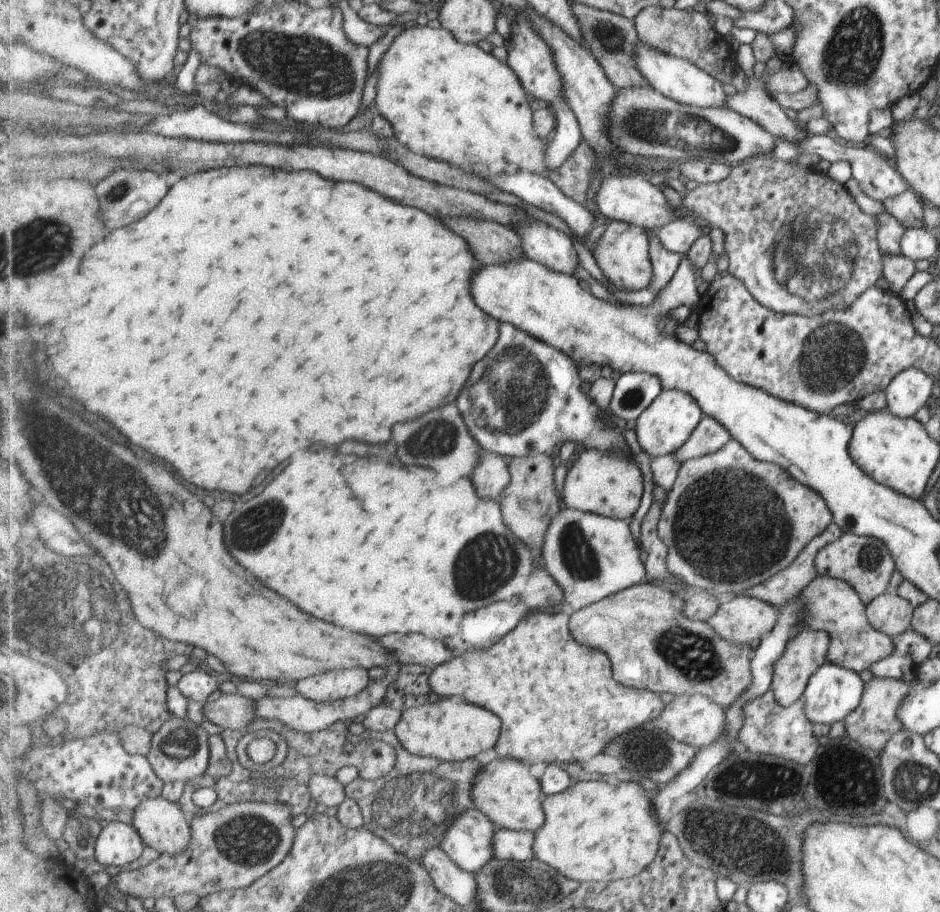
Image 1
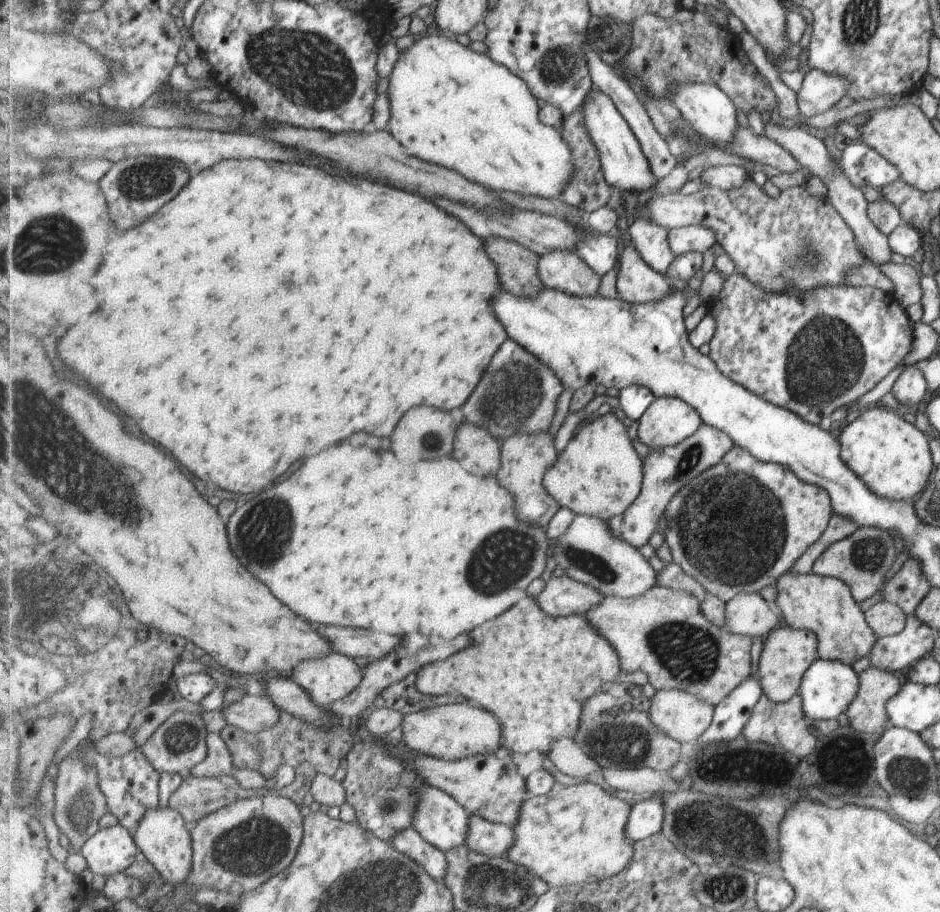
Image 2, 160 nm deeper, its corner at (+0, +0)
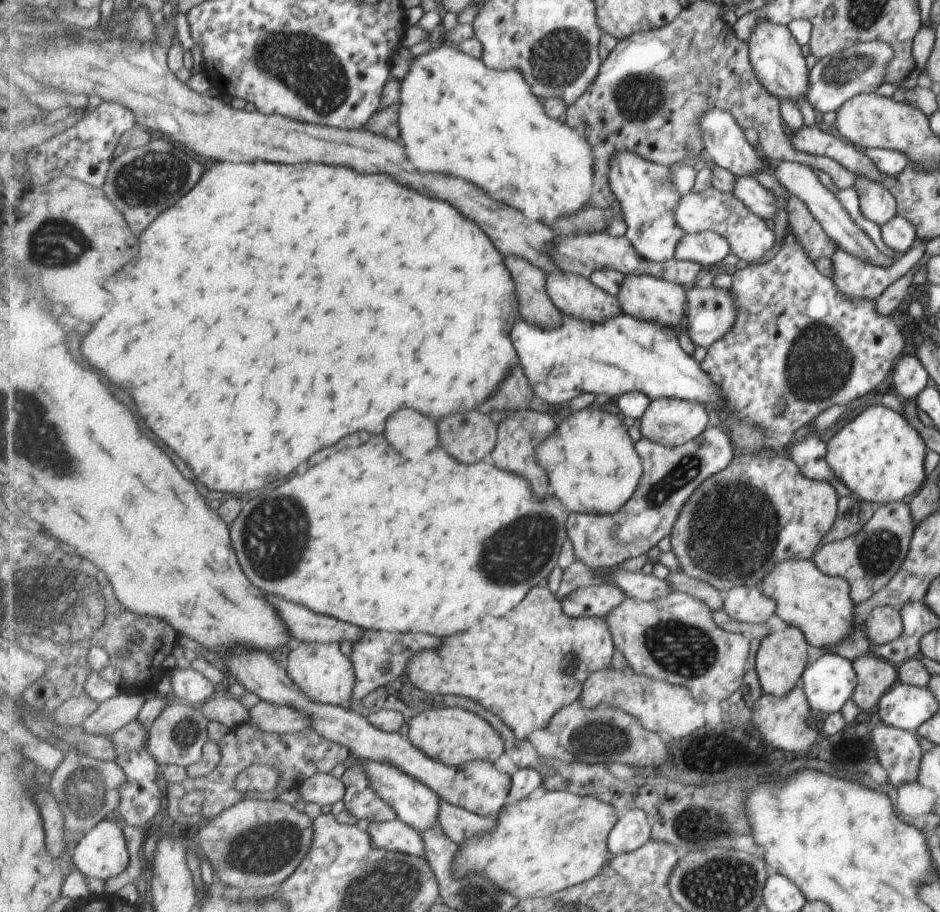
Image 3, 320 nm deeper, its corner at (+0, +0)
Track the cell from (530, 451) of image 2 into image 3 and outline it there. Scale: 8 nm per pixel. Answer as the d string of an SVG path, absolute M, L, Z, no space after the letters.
M521 411L513 416L498 418L498 441L493 449L490 461L501 470L511 471L526 476L532 484L532 489L539 498L546 497L551 491L548 472L543 468L536 457L536 450L556 431L558 427L555 418L547 412Z

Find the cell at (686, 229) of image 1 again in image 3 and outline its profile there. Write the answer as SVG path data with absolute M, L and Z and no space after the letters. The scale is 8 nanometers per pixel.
M701 231L693 234L685 233L676 244L673 258L714 270L729 253L729 245L720 233Z

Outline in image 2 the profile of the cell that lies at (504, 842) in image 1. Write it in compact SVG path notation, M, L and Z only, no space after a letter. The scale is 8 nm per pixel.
M472 815L467 846L475 852L490 857L503 857L513 844L515 836L512 826Z

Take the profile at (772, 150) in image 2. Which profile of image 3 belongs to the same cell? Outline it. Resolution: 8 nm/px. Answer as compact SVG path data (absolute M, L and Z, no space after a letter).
M782 161L781 163L772 164L772 172L777 175L777 182L783 186L791 196L796 196L803 204L805 204L811 216L819 222L825 234L835 241L839 250L848 252L856 259L878 267L886 267L893 262L893 259L890 259L877 251L877 248L873 245L871 239L869 239L865 232L861 231L860 227L853 223L849 214L841 207L841 204L835 198L833 193L819 182L820 179L811 171L811 167L801 163L787 163L786 161Z

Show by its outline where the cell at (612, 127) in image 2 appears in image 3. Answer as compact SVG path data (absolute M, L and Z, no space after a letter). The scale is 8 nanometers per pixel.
M622 151L612 160L612 169L608 175L620 204L621 216L628 226L626 237L637 252L658 263L673 258L676 244L685 232L676 223L675 208L683 195L674 187L670 166L645 160L640 154L631 151Z

